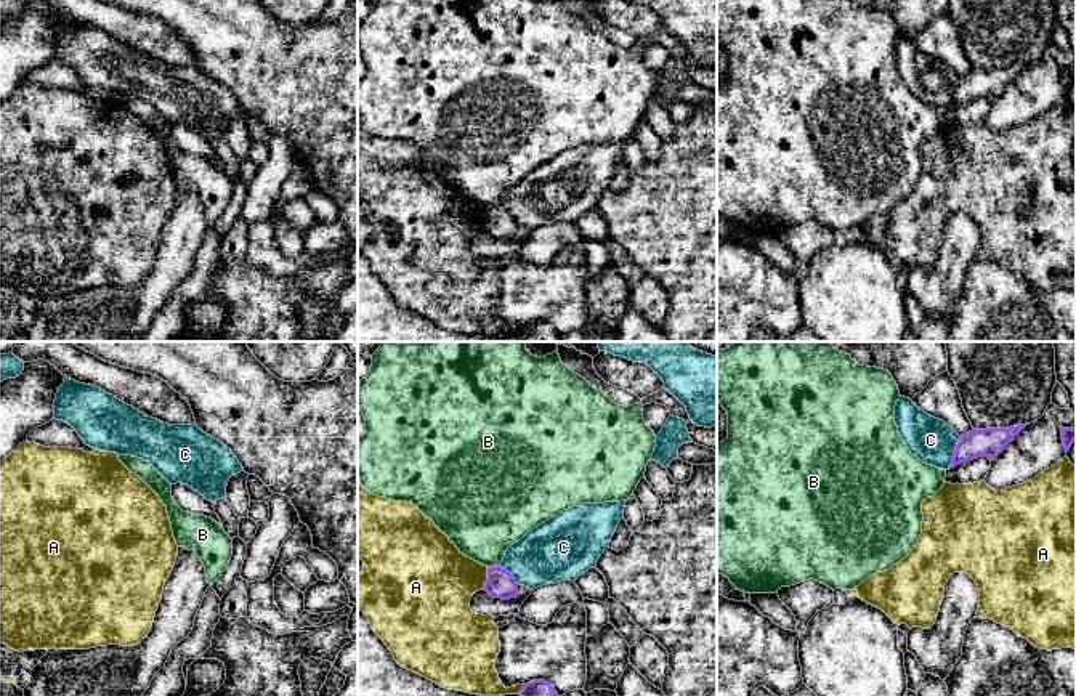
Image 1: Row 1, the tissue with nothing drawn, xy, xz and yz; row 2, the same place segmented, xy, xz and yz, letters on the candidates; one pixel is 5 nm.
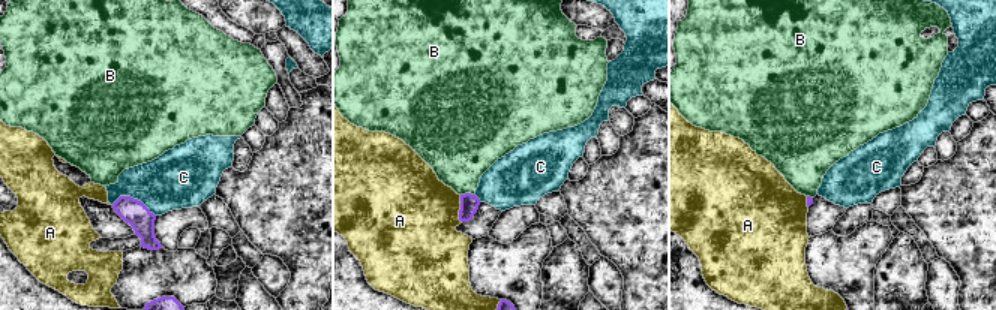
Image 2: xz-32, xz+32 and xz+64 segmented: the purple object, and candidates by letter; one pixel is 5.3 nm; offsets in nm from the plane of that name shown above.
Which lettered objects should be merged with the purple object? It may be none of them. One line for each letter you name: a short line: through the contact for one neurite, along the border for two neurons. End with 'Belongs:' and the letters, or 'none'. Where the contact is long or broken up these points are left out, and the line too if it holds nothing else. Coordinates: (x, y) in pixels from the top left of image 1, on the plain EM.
Belongs: none

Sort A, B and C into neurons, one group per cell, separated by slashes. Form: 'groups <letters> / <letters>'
groups A / B / C

